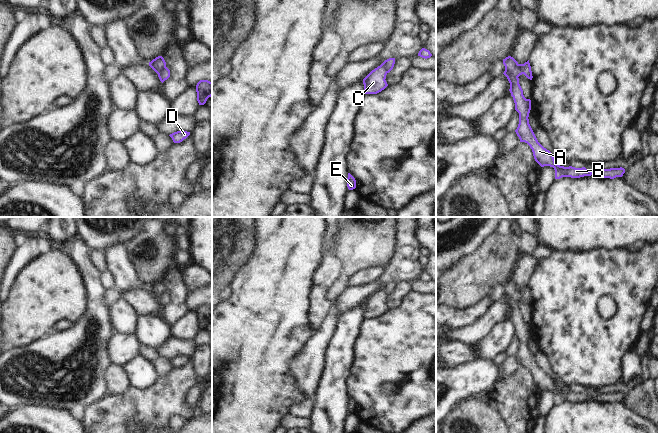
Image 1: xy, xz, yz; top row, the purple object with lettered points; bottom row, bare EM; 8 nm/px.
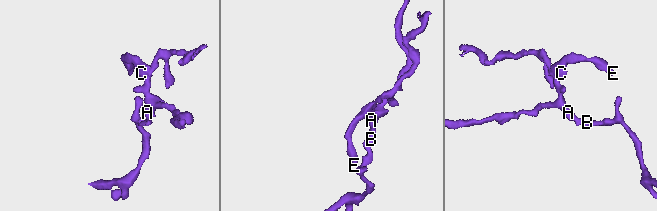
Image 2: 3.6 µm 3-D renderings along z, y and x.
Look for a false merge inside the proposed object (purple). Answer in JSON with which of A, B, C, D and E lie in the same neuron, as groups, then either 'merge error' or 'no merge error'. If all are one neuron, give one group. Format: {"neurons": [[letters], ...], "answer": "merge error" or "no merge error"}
{"neurons": [["A", "B", "D"], ["C", "E"]], "answer": "merge error"}

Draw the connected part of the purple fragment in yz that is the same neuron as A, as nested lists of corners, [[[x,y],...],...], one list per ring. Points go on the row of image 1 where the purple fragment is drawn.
[[[505,70],[503,74],[507,77],[510,83],[509,91],[515,103],[515,110],[519,113],[519,124],[515,132],[519,137],[520,142],[525,142],[530,146],[535,161],[541,167],[550,166],[554,168],[555,179],[560,179],[562,177],[580,178],[591,175],[595,175],[601,178],[614,179],[616,177],[623,176],[625,169],[622,167],[602,169],[594,174],[592,171],[589,171],[585,167],[564,167],[556,164],[552,153],[538,142],[529,124],[528,117],[531,110],[531,100],[524,97],[523,90],[519,84],[519,78],[508,70]]]

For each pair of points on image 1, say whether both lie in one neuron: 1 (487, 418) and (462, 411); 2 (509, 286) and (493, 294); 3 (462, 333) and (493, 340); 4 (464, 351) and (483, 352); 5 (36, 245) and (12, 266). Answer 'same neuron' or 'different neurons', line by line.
1: same neuron
2: same neuron
3: different neurons
4: different neurons
5: same neuron

